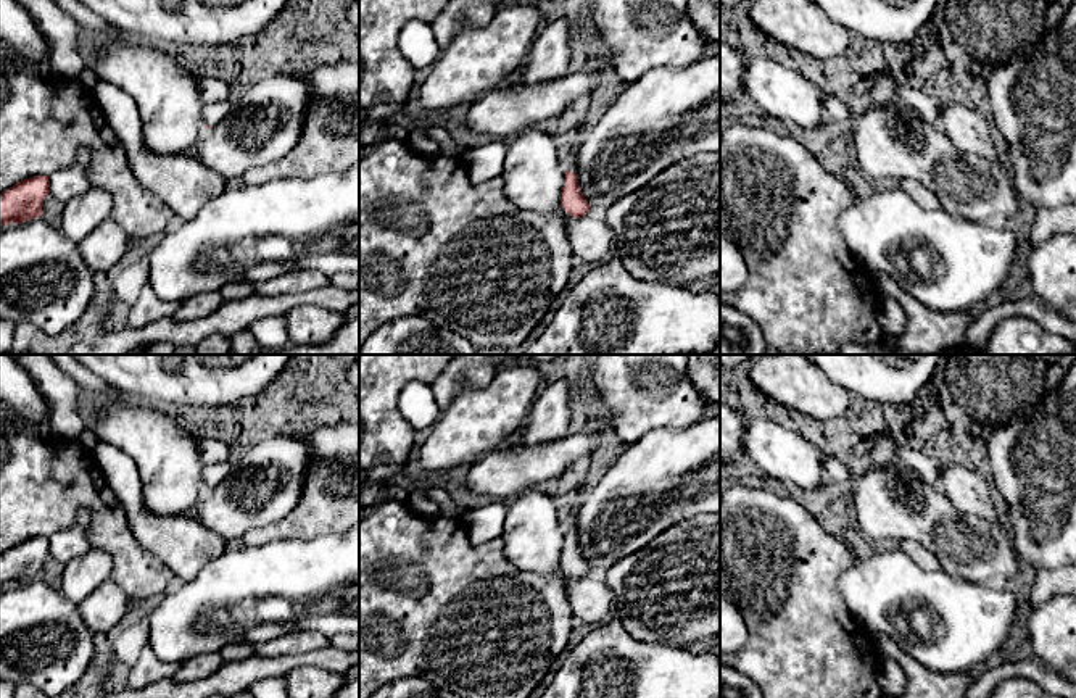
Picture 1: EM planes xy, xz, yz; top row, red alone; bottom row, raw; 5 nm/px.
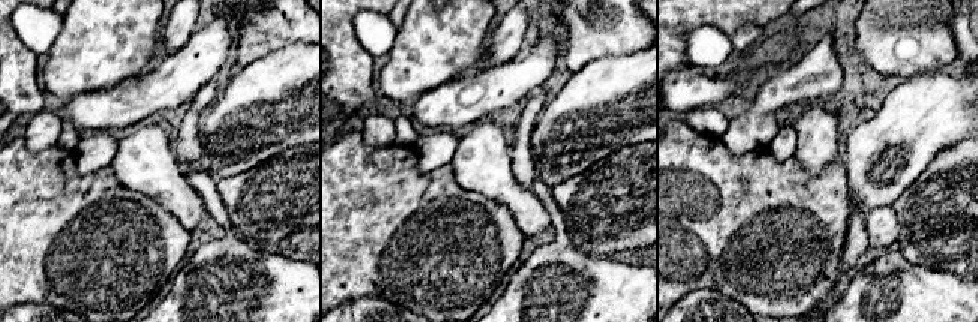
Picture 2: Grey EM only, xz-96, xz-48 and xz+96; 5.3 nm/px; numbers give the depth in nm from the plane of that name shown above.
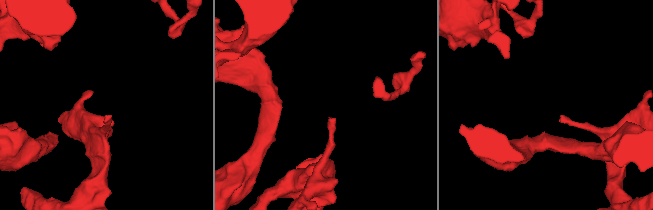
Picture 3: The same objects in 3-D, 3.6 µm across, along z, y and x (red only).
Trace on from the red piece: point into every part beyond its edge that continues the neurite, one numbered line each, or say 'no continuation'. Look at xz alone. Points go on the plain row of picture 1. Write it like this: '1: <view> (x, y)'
1: xz (571, 524)

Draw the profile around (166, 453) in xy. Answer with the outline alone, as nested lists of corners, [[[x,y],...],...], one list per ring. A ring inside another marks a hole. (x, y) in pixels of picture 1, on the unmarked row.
[[[110,405],[97,408],[85,427],[134,459],[143,503],[153,514],[179,516],[206,492],[197,424],[179,424],[159,411]]]

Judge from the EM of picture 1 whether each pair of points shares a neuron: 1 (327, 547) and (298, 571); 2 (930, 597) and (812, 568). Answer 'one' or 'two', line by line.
1: one
2: two

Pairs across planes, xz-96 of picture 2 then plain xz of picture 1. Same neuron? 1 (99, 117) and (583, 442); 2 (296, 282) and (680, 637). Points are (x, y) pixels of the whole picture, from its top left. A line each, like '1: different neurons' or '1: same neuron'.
1: same neuron
2: different neurons

